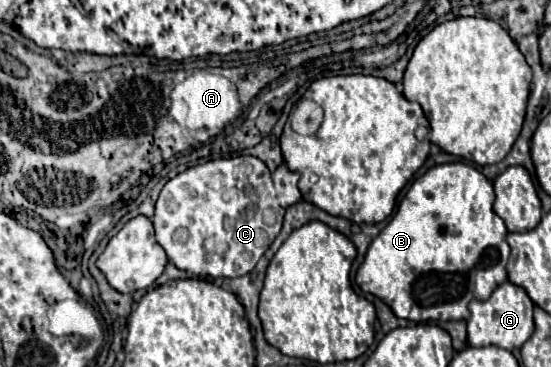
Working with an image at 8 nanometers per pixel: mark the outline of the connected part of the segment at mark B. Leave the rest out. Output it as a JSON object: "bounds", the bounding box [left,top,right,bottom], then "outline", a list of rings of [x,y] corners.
{"bounds":[356,163,510,321],"outline":[[[444,163],[428,169],[408,189],[392,221],[370,243],[364,263],[356,271],[356,285],[382,299],[396,317],[410,321],[466,321],[472,299],[486,301],[492,291],[506,281],[506,263],[510,247],[506,243],[506,225],[492,211],[492,183],[466,163]]]}

